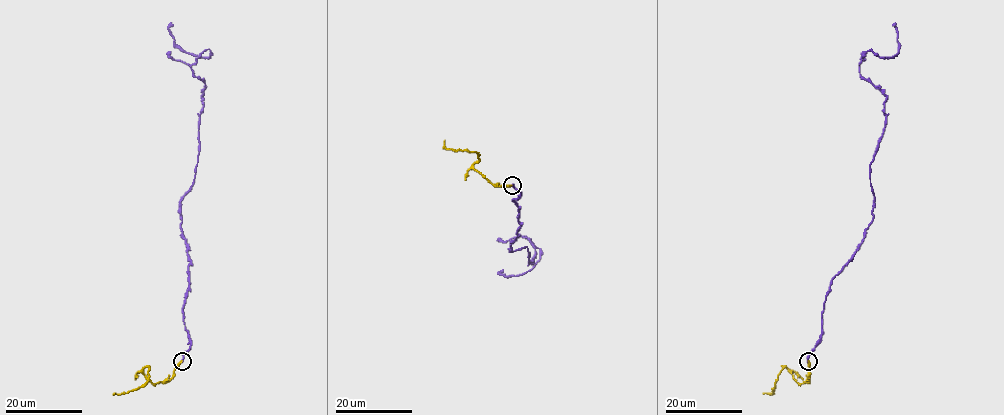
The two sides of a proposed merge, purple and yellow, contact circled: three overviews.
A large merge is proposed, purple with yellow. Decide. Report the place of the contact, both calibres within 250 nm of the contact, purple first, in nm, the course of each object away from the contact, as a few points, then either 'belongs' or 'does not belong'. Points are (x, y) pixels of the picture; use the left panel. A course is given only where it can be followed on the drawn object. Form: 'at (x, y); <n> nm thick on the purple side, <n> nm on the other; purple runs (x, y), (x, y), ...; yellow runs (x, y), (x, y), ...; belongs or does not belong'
at (182, 361); 280 nm thick on the purple side, 260 nm on the other; purple runs (182, 361), (190, 260), (181, 197), (192, 184), (205, 88), (190, 67), (210, 52), (184, 52), (173, 24); yellow runs (182, 361), (167, 380), (153, 383), (143, 373), (147, 367), (148, 379), (143, 384), (126, 393), (115, 394); does not belong

